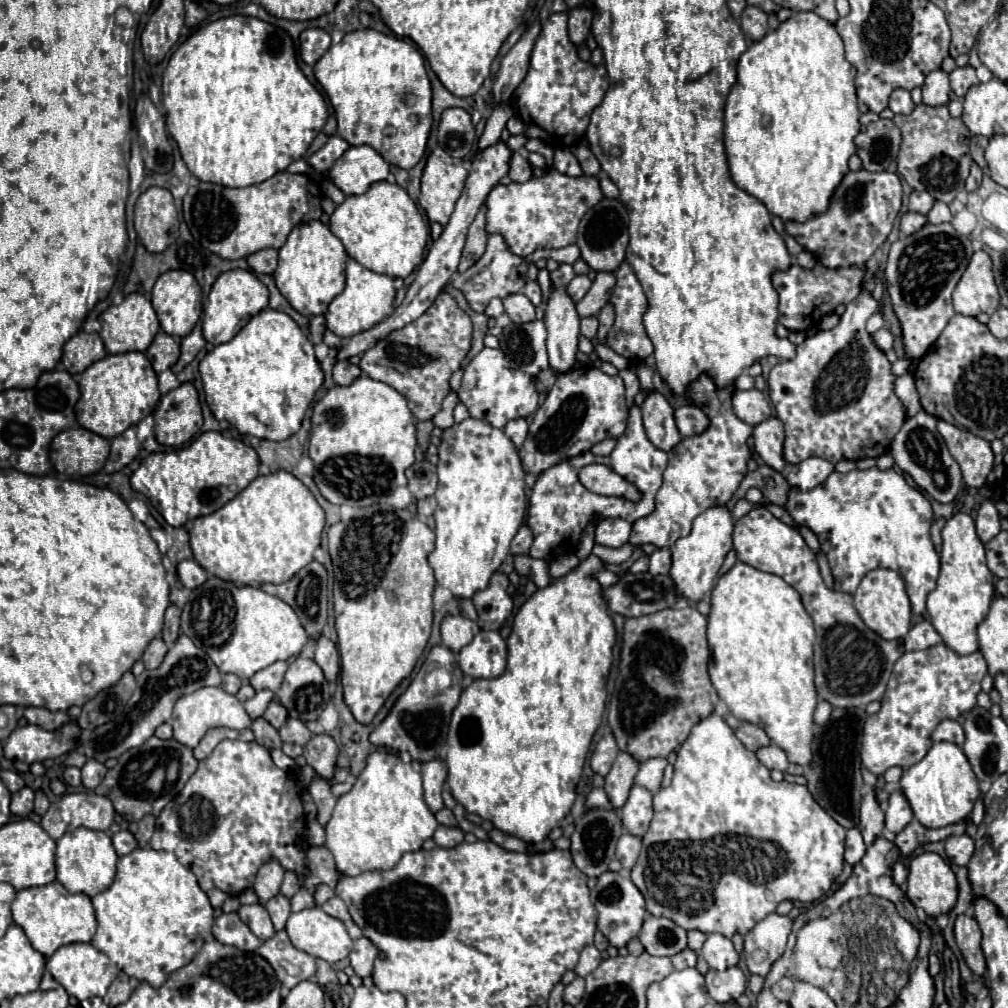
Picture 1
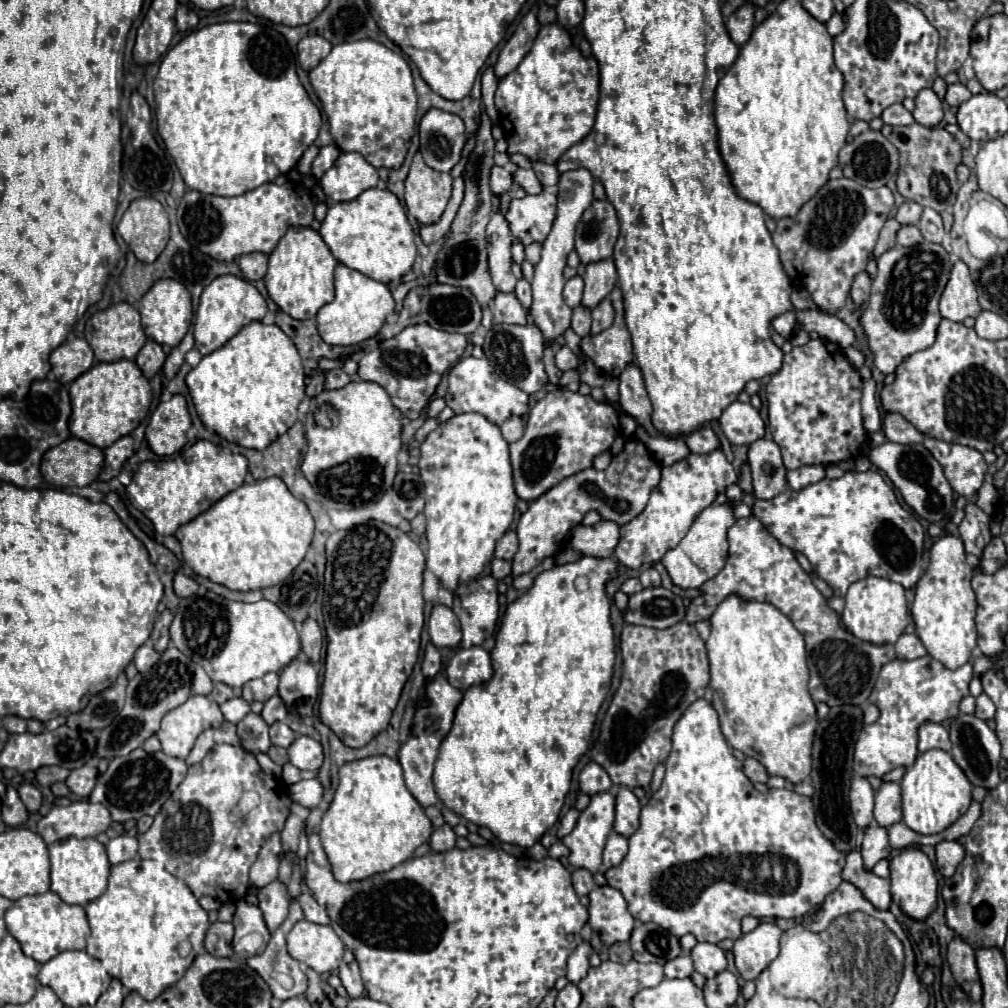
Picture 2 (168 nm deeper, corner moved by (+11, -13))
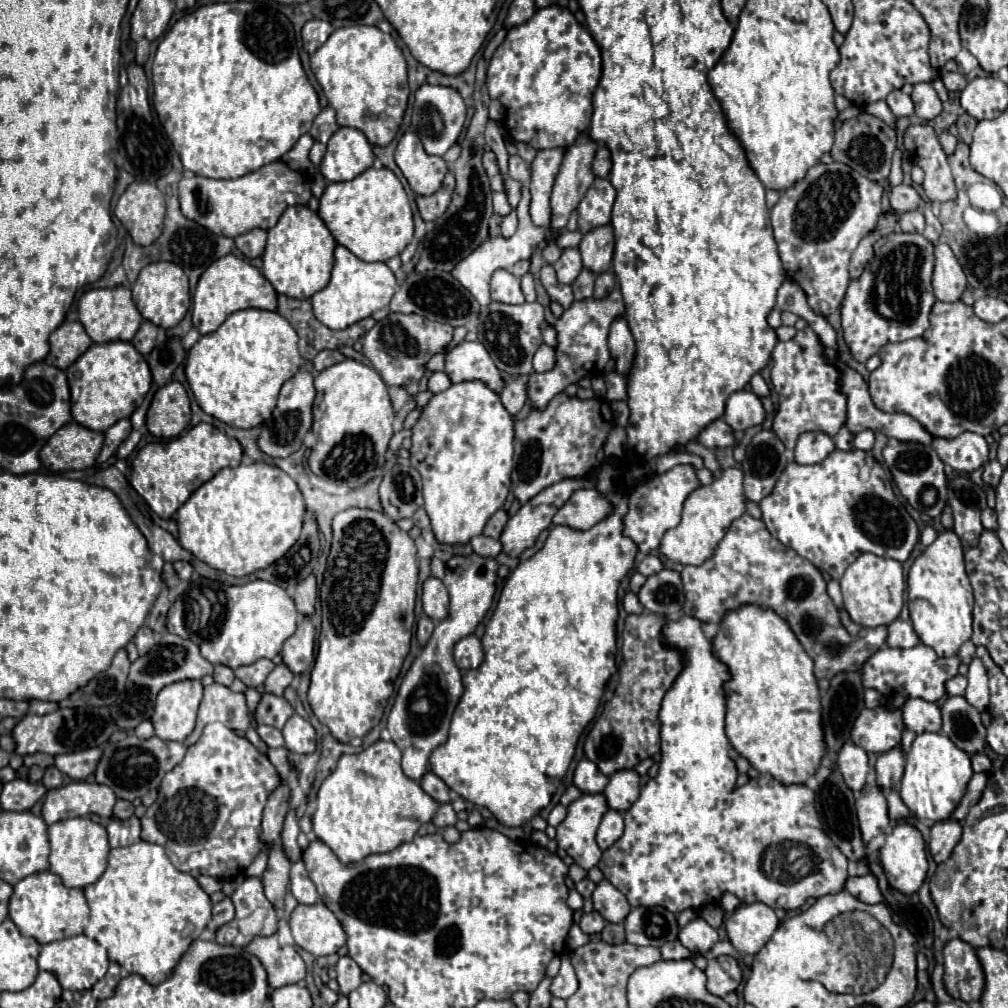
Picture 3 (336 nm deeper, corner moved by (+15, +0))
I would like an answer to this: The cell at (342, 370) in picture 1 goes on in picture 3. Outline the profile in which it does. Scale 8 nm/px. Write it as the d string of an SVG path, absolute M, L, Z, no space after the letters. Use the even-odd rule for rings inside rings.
M320 351L320 353L314 357L312 365L314 365L316 371L324 371L324 369L336 365L336 363L342 363L342 361L344 361L344 357L342 357L338 351Z

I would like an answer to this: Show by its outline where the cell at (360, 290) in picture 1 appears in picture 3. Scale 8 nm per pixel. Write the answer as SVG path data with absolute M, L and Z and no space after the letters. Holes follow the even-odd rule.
M338 245L334 249L334 269L331 272L330 283L312 295L310 303L314 307L314 315L328 329L344 329L350 327L378 309L384 309L396 291L394 273L386 267L386 263L366 263L352 255L346 247Z

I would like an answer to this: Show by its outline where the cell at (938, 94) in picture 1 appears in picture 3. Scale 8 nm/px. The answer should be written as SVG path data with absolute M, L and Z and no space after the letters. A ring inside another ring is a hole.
M916 83L914 91L912 91L912 101L914 101L916 115L922 121L930 121L942 113L942 101L938 99L938 95L930 83Z

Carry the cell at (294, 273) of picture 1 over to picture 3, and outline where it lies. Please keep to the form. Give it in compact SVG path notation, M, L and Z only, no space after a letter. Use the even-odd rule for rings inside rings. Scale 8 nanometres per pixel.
M304 205L288 207L276 227L268 231L266 251L262 255L262 275L272 283L278 293L294 299L310 299L330 281L334 247L336 241L324 221L318 217L318 213L310 211Z

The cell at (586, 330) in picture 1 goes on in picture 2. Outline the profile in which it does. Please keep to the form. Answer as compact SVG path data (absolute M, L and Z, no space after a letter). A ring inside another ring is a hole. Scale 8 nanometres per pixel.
M576 306L574 310L572 310L572 330L578 334L578 336L588 336L588 332L590 332L590 322L592 322L592 318L590 318L590 308L588 306Z

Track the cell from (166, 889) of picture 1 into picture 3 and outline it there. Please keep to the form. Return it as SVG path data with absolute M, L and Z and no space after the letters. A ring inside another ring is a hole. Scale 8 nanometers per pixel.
M148 841L110 849L108 867L104 875L96 883L88 885L84 889L84 895L90 907L90 921L84 927L84 935L98 941L108 951L108 959L112 963L118 963L128 973L144 977L150 985L158 985L170 977L184 951L206 929L212 911L210 897L202 891L198 881L192 875L178 871L170 863L164 847Z

